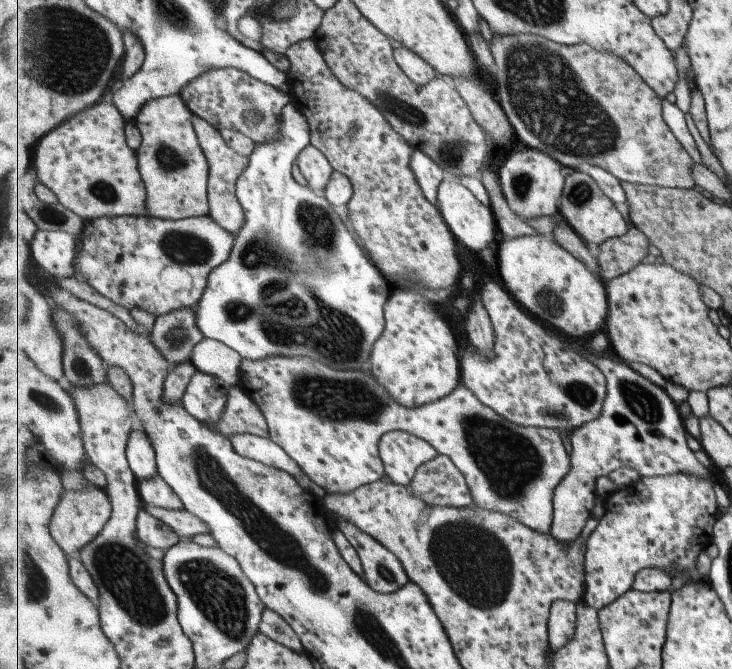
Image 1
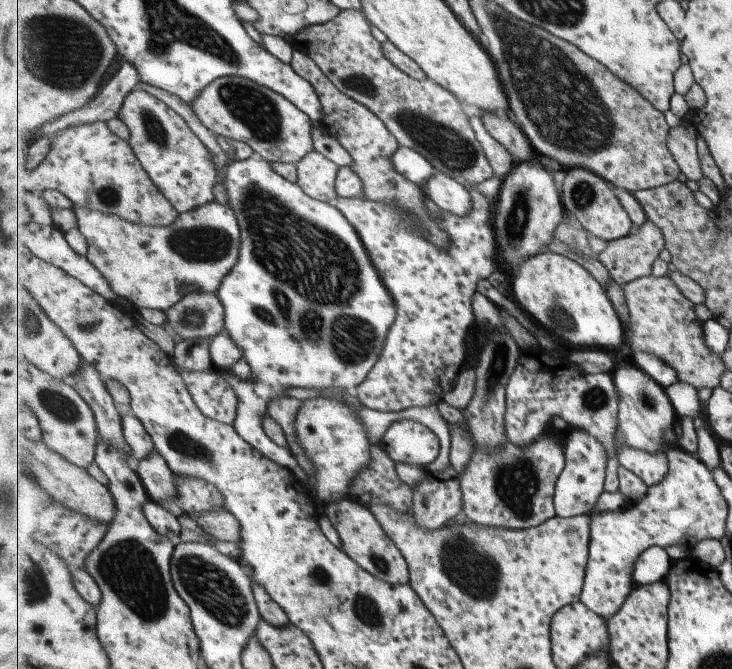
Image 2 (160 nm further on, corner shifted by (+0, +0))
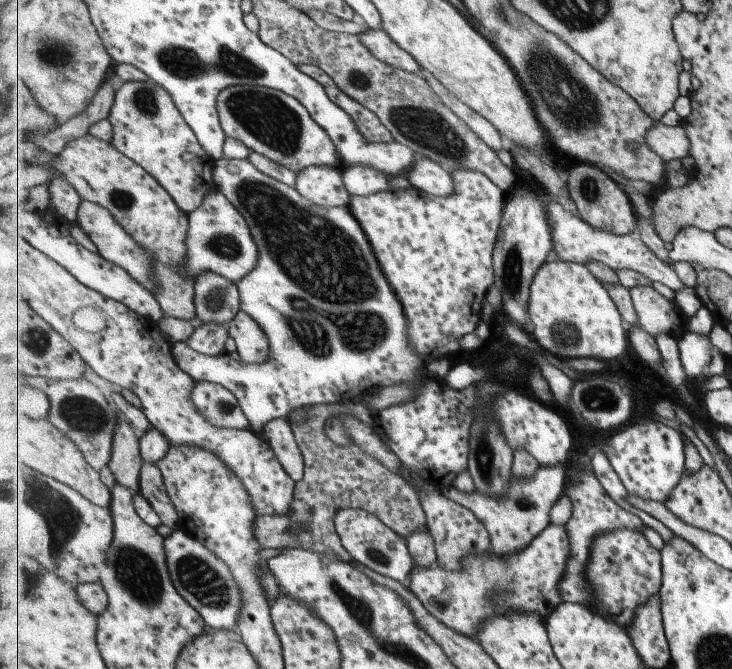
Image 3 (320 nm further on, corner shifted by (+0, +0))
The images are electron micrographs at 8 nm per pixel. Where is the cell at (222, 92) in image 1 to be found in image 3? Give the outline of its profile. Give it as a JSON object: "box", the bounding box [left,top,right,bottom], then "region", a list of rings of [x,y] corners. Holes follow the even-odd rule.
{"box":[218,85,345,174],"region":[[[235,85],[226,88],[218,98],[218,109],[220,120],[222,121],[223,130],[226,132],[227,137],[233,137],[236,139],[241,139],[251,150],[282,164],[285,168],[291,169],[293,172],[299,174],[301,171],[305,171],[309,167],[335,167],[343,169],[345,164],[338,153],[338,148],[334,143],[334,140],[329,136],[329,133],[324,129],[318,121],[311,116],[311,113],[305,108],[305,105],[297,100],[294,96],[287,94],[286,92],[272,89],[271,87],[262,87],[257,85]]]}

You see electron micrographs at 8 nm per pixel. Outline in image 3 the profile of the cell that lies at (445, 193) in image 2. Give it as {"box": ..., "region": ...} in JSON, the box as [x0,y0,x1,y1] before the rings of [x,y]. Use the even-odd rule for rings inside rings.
{"box":[406,154,454,197],"region":[[[417,154],[417,160],[406,178],[410,186],[433,196],[446,197],[454,191],[452,174],[432,158],[421,154]]]}

